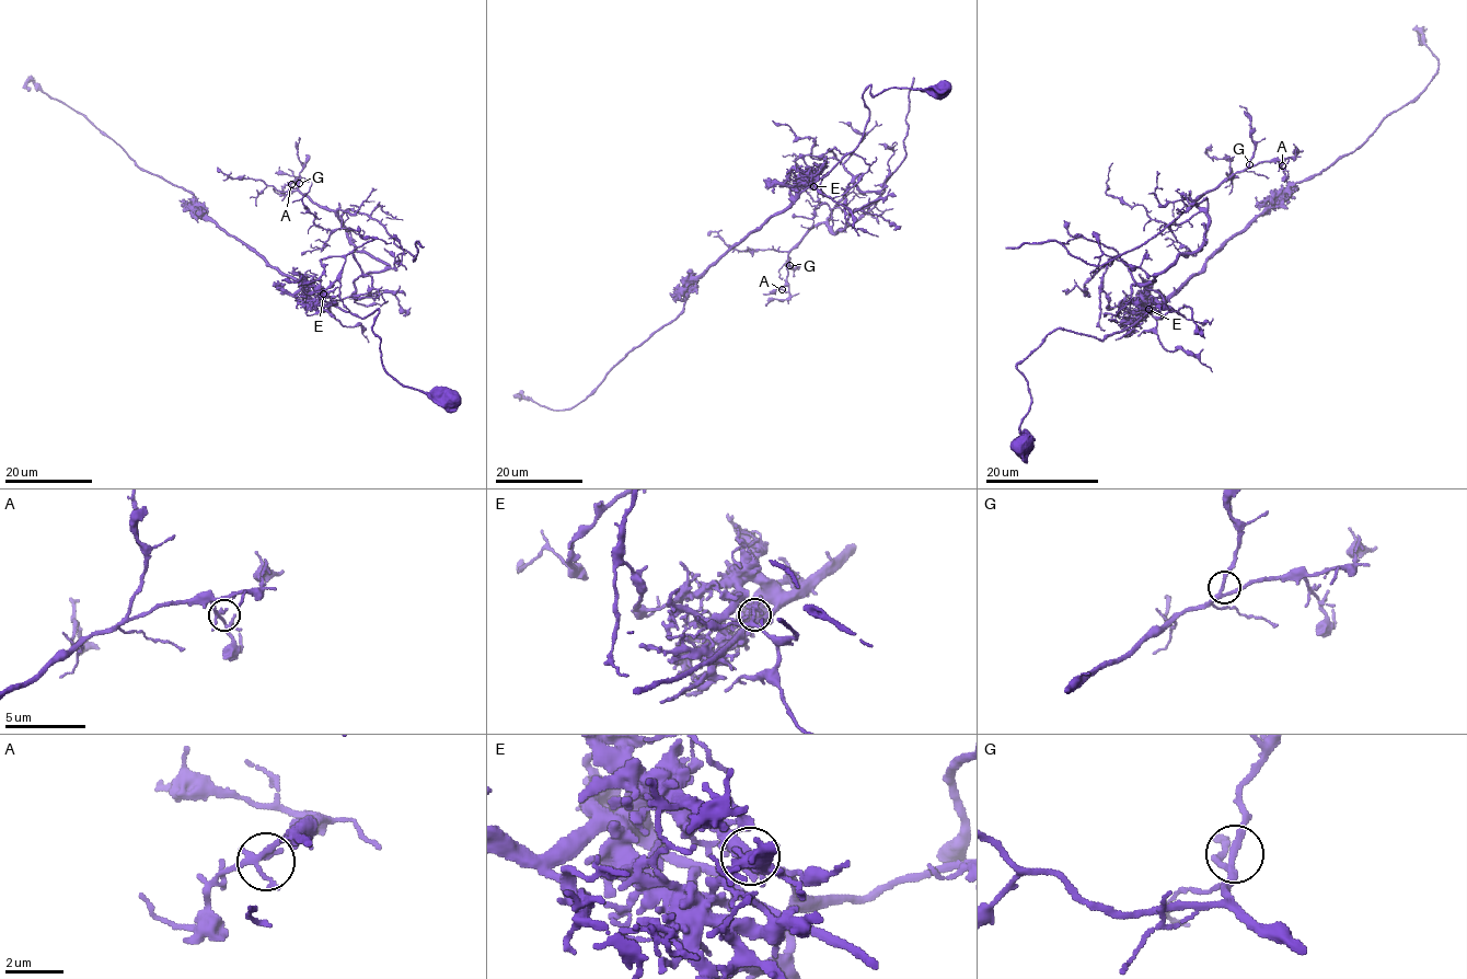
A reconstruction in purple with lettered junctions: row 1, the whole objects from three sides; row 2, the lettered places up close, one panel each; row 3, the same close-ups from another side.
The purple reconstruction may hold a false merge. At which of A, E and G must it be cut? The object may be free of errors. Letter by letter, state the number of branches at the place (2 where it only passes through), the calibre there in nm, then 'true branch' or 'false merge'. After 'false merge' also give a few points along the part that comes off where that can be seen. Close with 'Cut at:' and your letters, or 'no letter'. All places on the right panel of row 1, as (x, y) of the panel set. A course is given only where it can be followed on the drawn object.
A: branches 3; calibre 130 nm; true branch
E: branches 3; calibre 110 nm; false merge; course (1147, 309), (1162, 317), (1131, 286), (1204, 241), (1208, 200), (1106, 263), (1054, 241), (1005, 248)
G: branches 3; calibre 200 nm; true branch
Cut at: E

